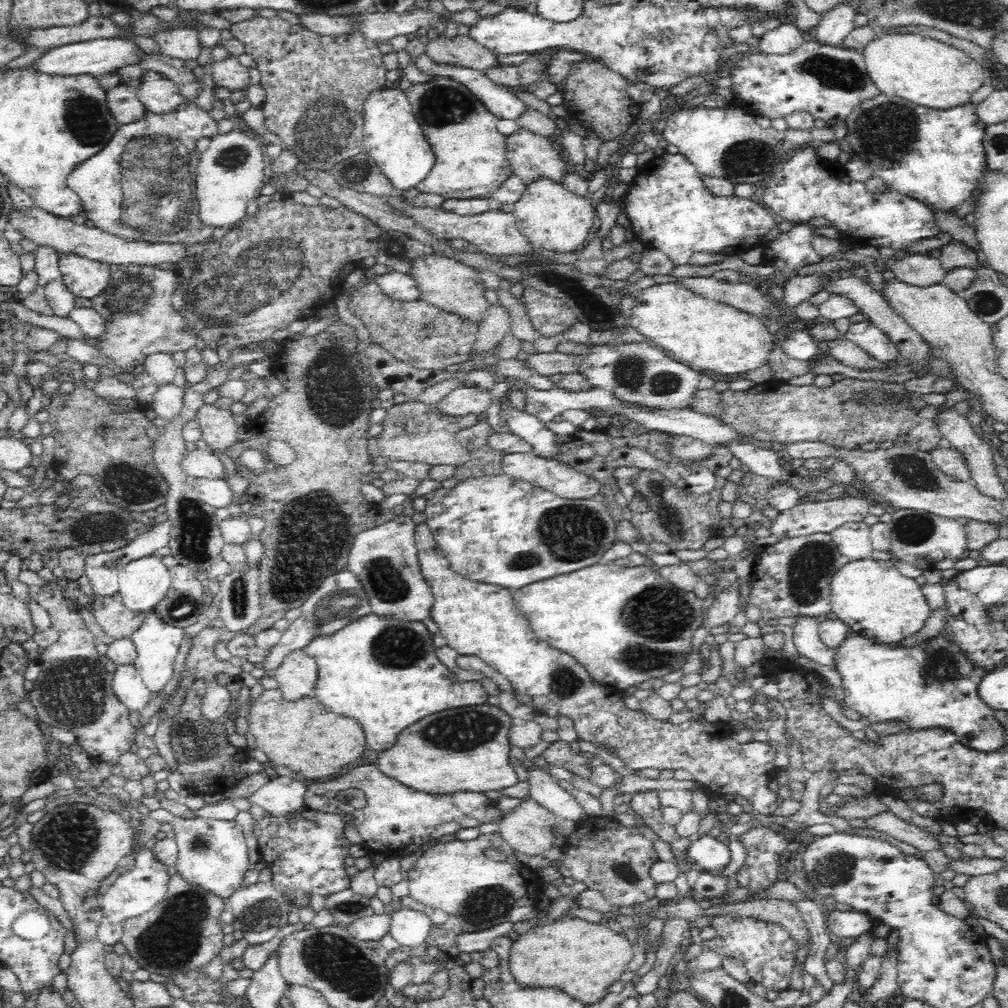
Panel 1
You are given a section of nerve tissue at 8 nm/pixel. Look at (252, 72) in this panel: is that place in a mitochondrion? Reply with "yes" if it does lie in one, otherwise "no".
no

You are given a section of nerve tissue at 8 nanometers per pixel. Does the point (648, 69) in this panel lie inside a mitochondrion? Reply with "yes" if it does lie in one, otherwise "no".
yes

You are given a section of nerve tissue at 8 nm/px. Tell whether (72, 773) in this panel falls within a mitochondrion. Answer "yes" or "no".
no

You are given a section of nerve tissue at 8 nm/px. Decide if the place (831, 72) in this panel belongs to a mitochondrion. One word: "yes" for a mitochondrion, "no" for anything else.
yes

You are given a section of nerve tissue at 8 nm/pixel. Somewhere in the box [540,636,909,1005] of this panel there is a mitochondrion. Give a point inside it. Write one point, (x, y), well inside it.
(835, 868)

